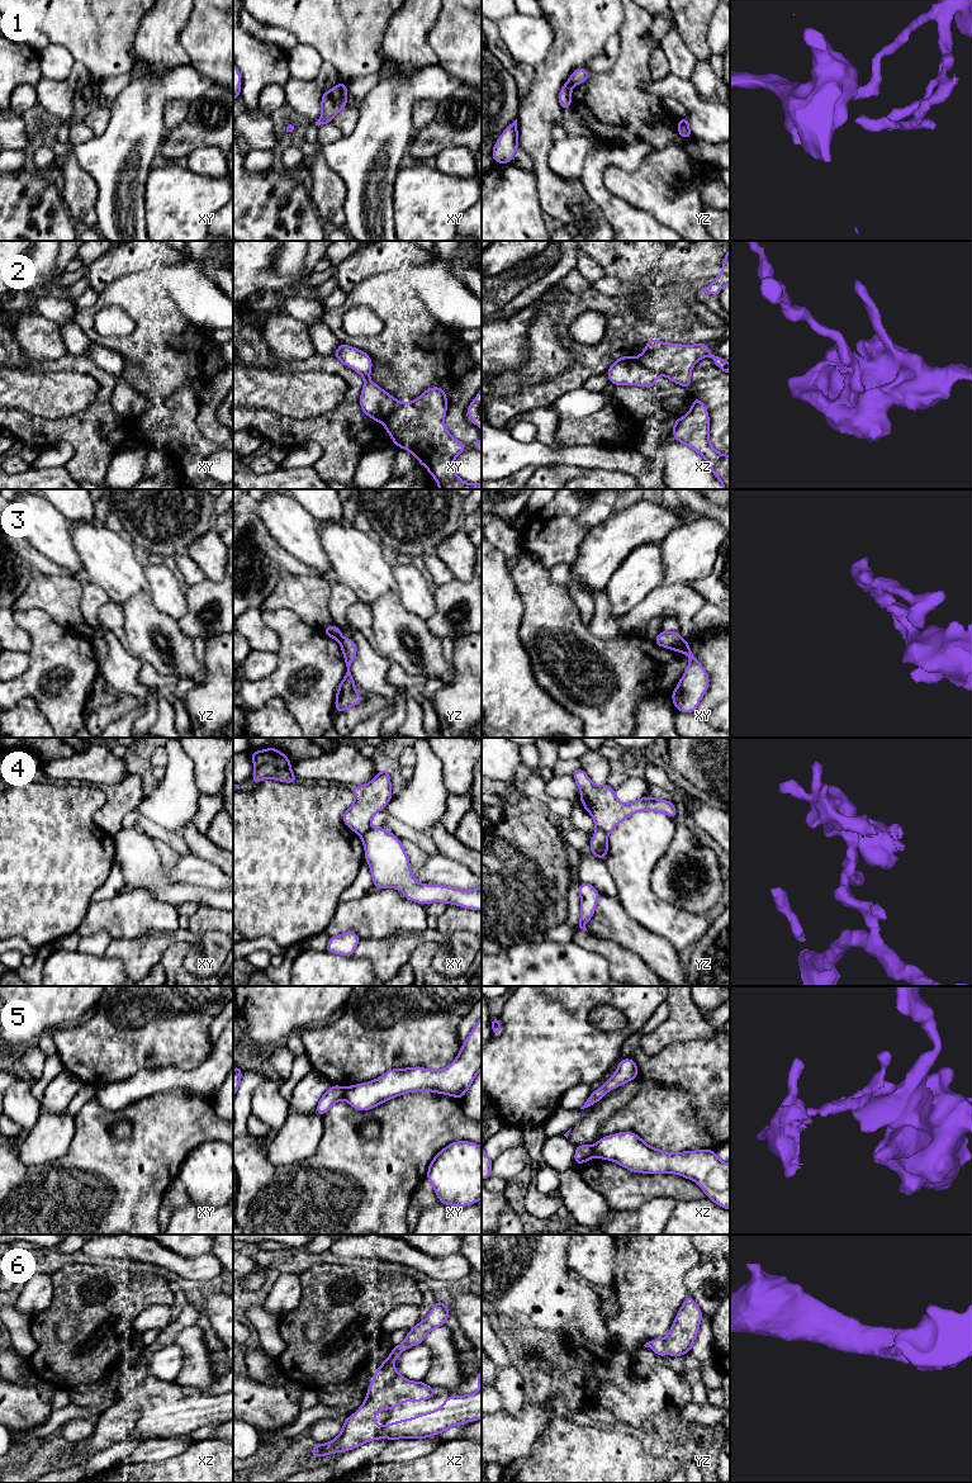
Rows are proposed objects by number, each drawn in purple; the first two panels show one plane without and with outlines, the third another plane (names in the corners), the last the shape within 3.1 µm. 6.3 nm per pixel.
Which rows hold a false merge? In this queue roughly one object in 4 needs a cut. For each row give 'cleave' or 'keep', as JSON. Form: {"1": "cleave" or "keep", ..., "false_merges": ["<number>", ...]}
{"1": "cleave", "2": "cleave", "3": "cleave", "4": "cleave", "5": "cleave", "6": "keep", "false_merges": ["1", "2", "3", "4", "5"]}

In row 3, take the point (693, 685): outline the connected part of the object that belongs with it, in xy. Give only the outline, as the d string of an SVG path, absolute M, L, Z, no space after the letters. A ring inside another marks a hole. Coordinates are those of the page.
M681 639L670 648L670 650L689 655L689 664L670 695L672 701L677 711L686 714L696 712L702 696L708 690L710 677L705 667L697 662L687 640Z

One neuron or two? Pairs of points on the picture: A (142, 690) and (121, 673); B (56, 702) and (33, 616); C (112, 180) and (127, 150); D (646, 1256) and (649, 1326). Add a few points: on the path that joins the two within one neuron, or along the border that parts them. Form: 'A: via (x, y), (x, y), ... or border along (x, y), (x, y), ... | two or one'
A: via (137, 690), (126, 678) | one
B: via (71, 681), (74, 671), (57, 654), (48, 638) | one
C: via (117, 173), (121, 157) | one
D: via (649, 1274), (649, 1308) | one

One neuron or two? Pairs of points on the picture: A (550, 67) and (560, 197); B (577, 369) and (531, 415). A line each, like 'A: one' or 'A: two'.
A: one
B: two

